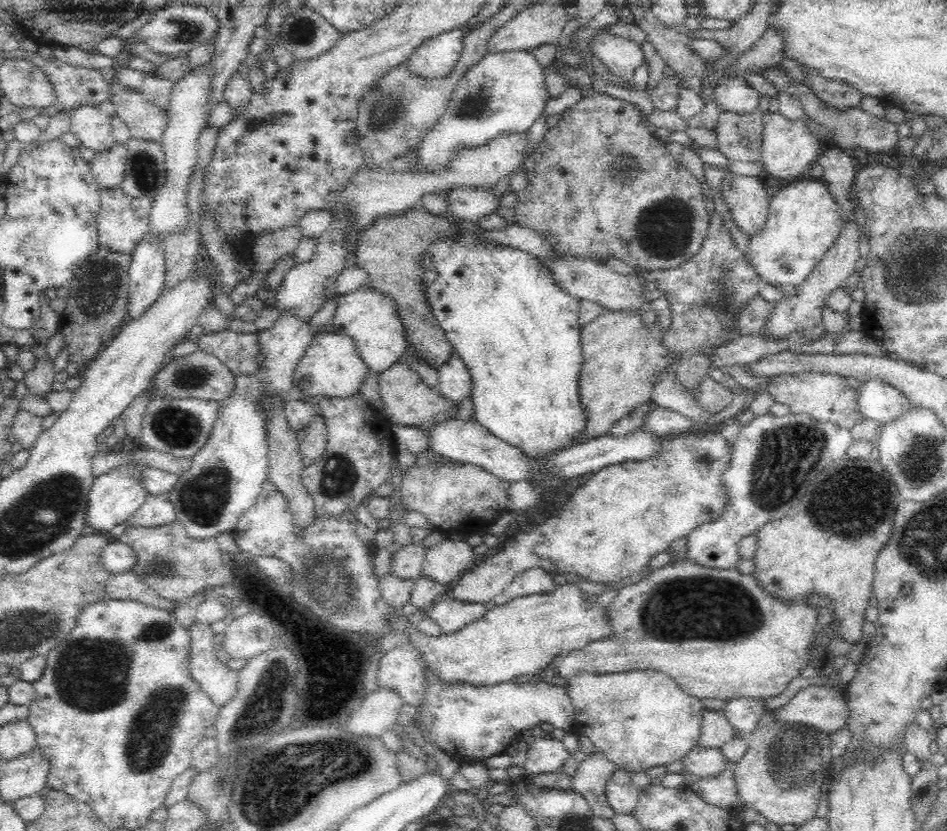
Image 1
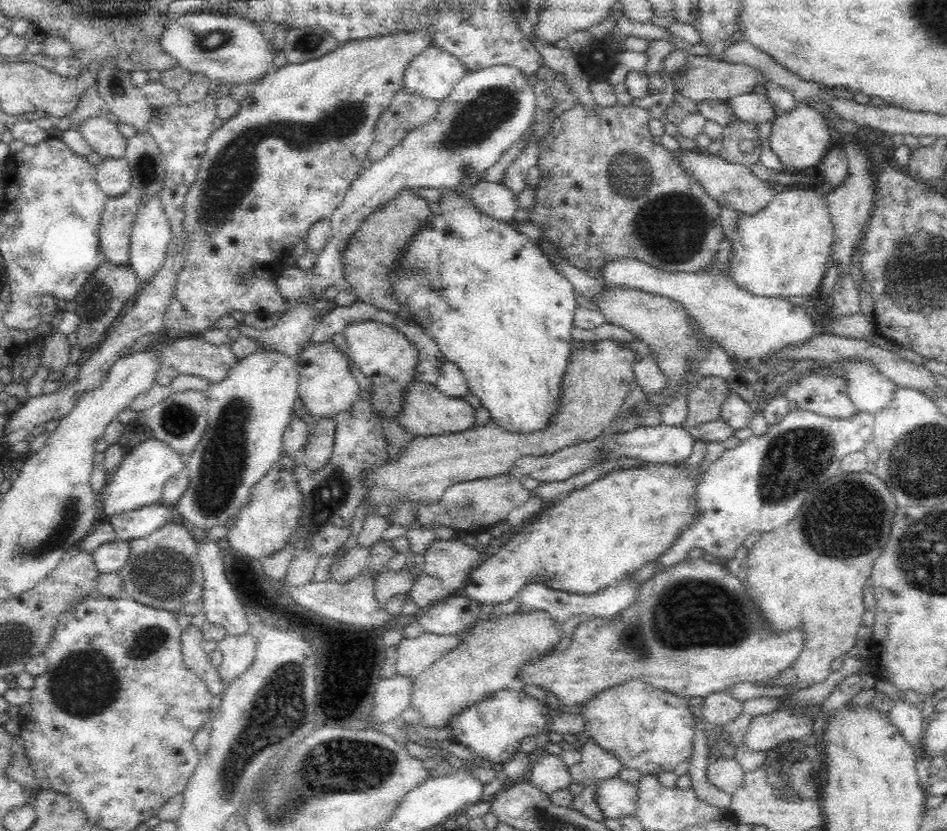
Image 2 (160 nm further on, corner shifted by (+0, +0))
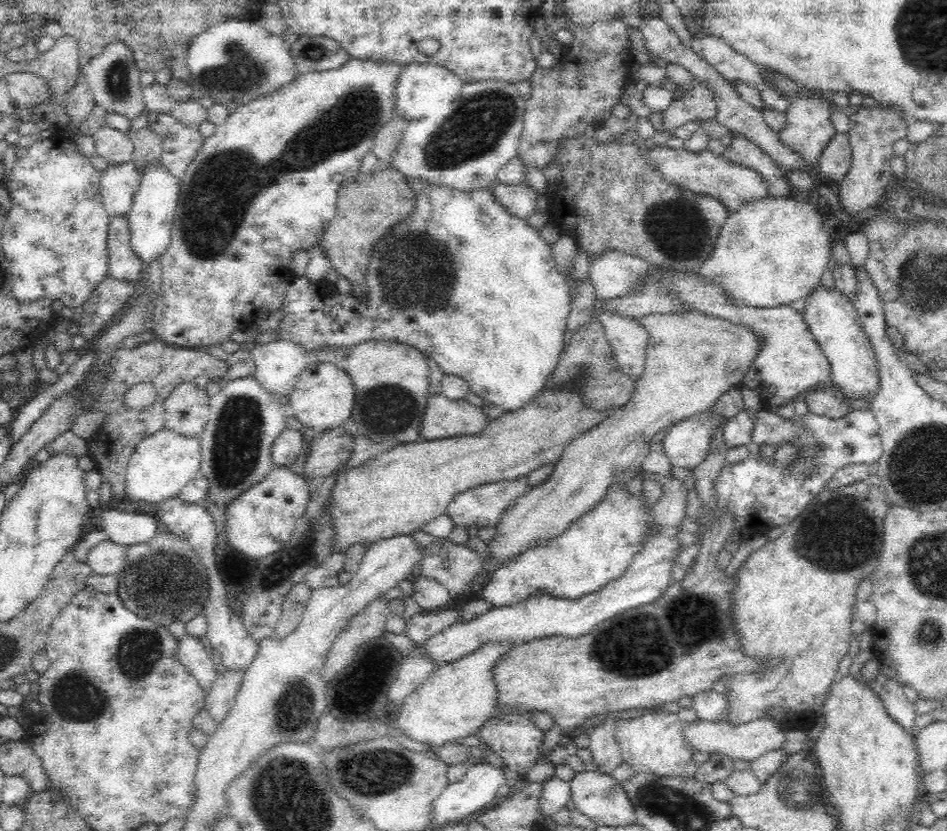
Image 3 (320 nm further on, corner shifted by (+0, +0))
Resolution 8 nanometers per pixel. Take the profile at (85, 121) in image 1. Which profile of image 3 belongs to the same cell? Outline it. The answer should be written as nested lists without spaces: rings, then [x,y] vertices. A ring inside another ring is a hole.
[[[104,123],[92,135],[95,154],[104,158],[108,165],[128,162],[133,155],[133,144],[129,134],[121,132]]]

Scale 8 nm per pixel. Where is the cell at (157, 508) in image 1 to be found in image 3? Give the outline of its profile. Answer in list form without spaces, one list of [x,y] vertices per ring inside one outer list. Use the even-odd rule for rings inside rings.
[[[94,509],[90,512],[88,529],[100,528],[107,532],[109,541],[126,548],[152,540],[160,529],[154,514],[115,509]]]

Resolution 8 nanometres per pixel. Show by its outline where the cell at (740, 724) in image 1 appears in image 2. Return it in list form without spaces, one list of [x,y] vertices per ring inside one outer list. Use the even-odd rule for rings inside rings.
[[[719,692],[704,698],[701,711],[706,721],[724,727],[742,714],[742,706],[744,706],[742,700],[733,698],[728,692]]]

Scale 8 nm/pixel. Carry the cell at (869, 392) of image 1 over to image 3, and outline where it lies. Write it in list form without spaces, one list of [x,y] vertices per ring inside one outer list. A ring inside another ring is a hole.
[[[836,288],[815,289],[805,303],[805,320],[828,359],[832,383],[852,401],[872,402],[880,387],[880,367],[864,333],[855,306]]]

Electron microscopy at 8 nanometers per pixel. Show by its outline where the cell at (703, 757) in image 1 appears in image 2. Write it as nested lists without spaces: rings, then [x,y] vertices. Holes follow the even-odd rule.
[[[718,758],[710,760],[706,766],[706,779],[718,789],[725,790],[729,795],[743,784],[744,772],[736,760]]]

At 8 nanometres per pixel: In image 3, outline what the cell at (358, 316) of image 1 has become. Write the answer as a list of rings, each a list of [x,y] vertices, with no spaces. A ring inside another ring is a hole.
[[[368,337],[347,353],[343,367],[349,372],[357,393],[351,414],[362,434],[381,441],[392,439],[398,444],[422,440],[419,428],[429,396],[429,366],[418,349],[405,341]]]

